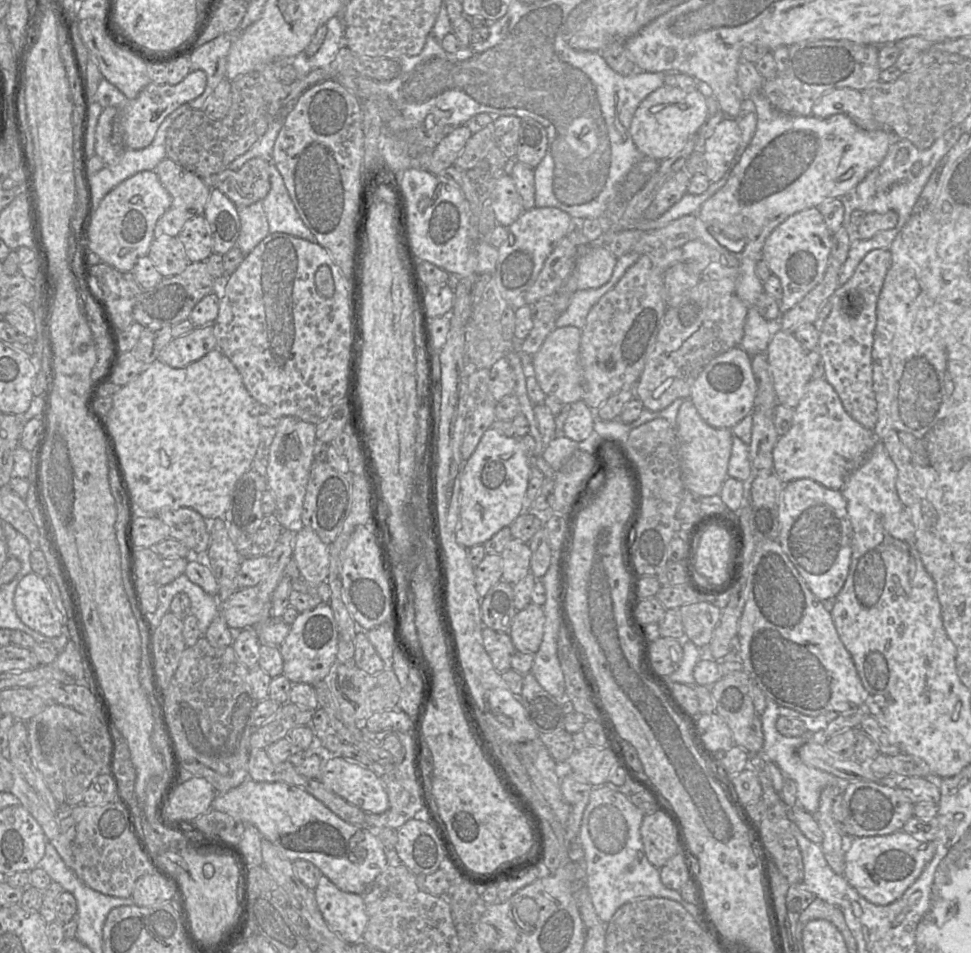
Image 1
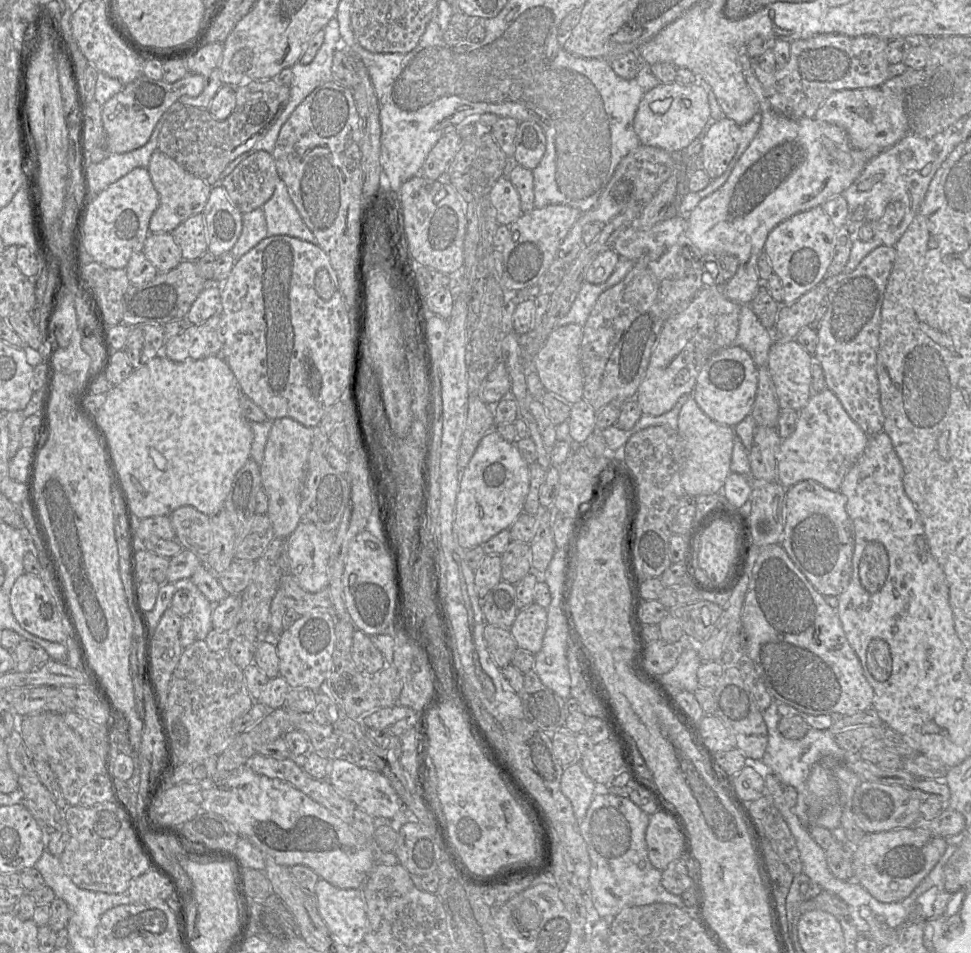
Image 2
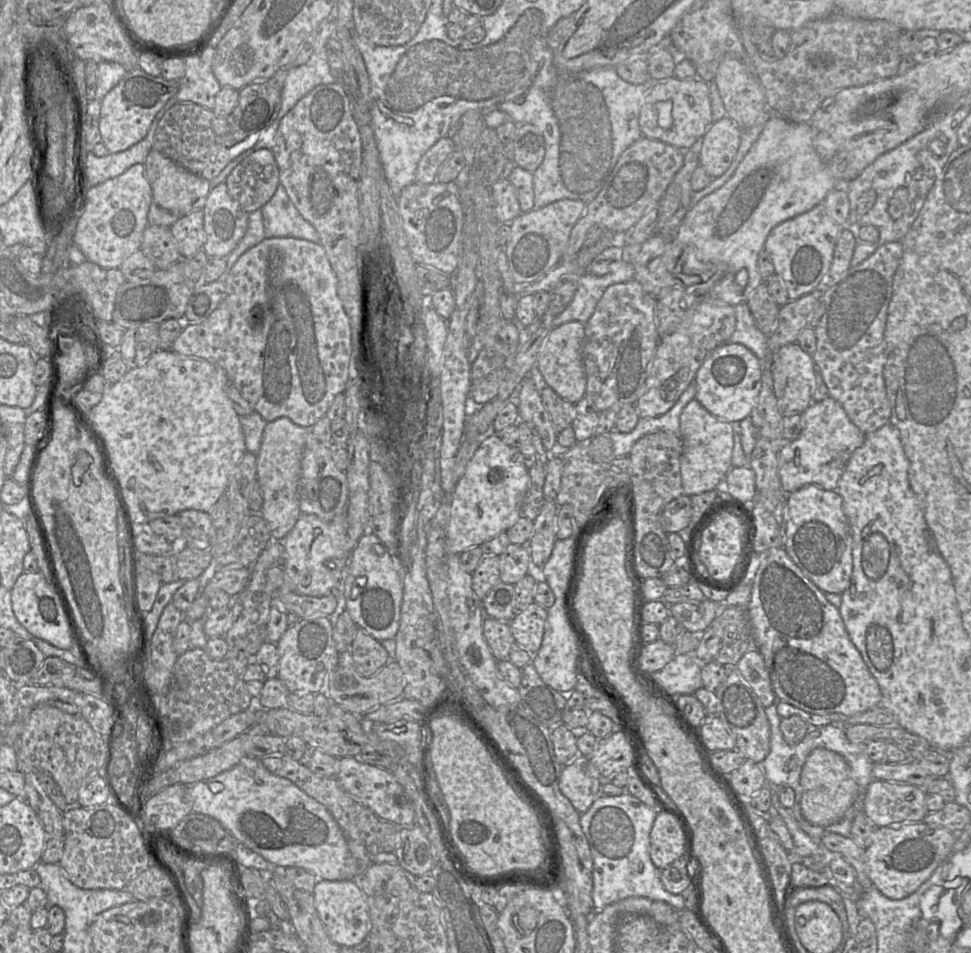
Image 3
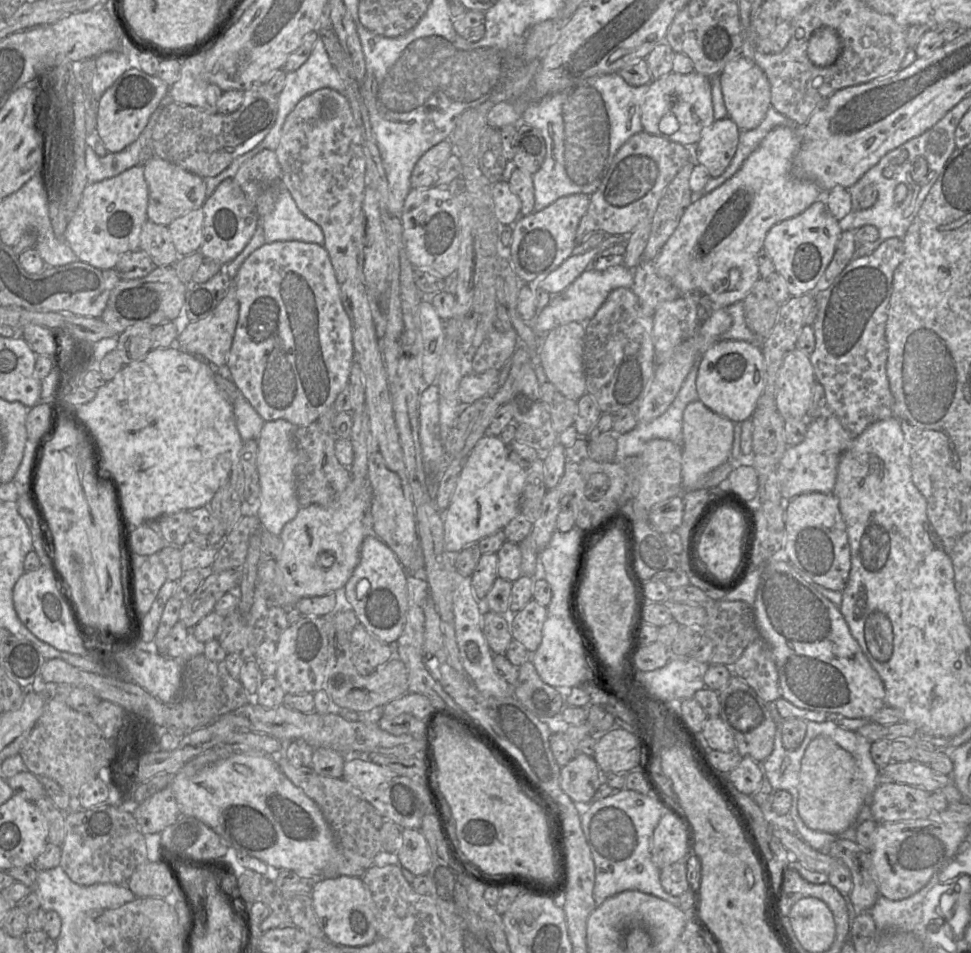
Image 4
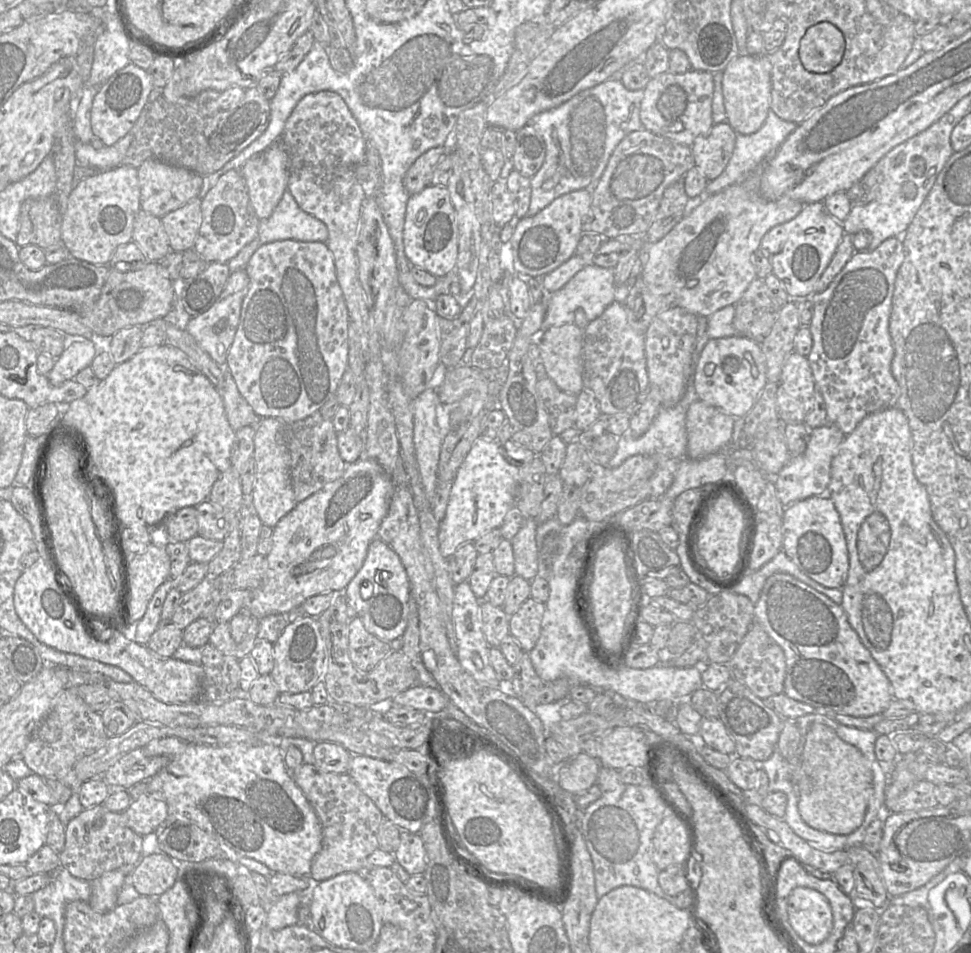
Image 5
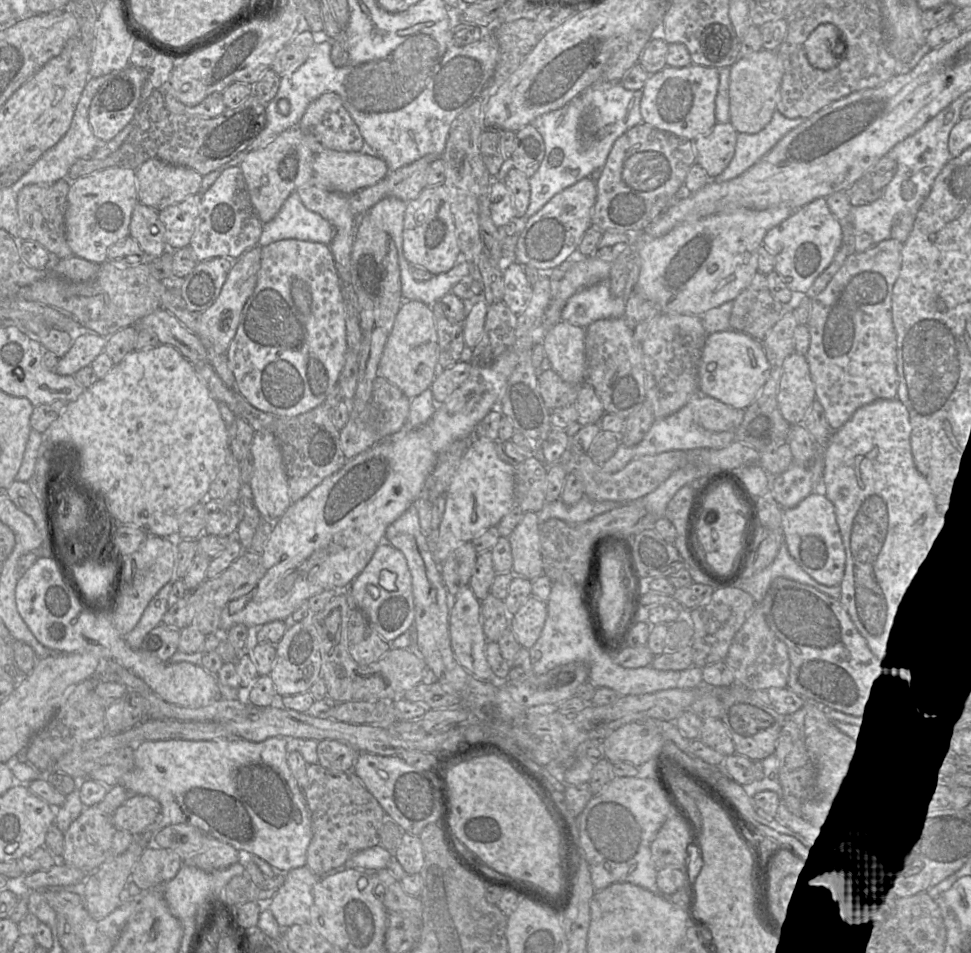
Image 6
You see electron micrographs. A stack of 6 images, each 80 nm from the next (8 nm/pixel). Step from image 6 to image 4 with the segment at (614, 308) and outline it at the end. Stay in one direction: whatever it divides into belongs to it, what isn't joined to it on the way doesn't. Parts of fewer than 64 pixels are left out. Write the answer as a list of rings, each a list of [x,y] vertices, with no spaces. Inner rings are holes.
[[[624,264],[613,265],[603,271],[589,267],[563,292],[551,297],[550,302],[531,321],[531,326],[540,337],[543,337],[552,329],[569,322],[575,321],[587,324],[594,317],[612,290],[619,287],[631,288],[632,285],[633,269],[627,268]]]

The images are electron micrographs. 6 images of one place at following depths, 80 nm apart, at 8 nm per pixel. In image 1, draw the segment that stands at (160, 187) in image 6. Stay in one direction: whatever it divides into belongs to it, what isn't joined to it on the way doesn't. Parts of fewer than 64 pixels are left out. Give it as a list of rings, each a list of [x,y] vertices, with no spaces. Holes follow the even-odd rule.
[[[164,158],[154,169],[161,184],[172,197],[167,211],[158,219],[154,228],[154,238],[177,237],[184,224],[197,215],[203,215],[211,188],[195,173],[185,169],[169,158]]]

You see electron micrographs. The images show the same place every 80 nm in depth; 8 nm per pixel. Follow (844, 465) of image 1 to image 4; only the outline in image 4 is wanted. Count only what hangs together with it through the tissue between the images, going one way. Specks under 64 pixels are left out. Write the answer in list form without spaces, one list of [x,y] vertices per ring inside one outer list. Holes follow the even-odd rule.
[[[831,411],[807,421],[805,439],[798,445],[788,446],[777,465],[777,478],[785,502],[806,493],[833,493],[841,456],[856,437],[844,429]]]

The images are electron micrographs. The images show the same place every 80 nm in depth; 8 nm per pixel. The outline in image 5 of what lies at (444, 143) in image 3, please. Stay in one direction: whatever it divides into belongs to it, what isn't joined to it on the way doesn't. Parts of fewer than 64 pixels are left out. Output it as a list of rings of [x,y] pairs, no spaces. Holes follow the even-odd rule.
[[[447,147],[431,148],[414,161],[403,177],[403,186],[409,195],[431,184],[433,170],[447,152]]]

